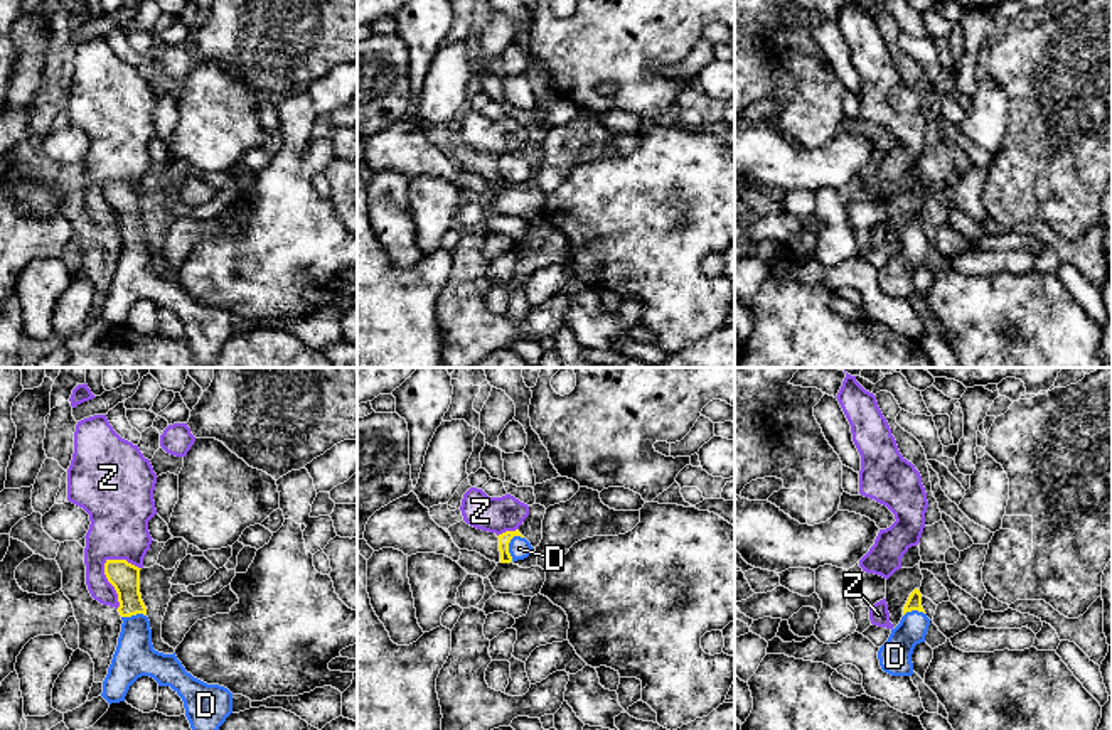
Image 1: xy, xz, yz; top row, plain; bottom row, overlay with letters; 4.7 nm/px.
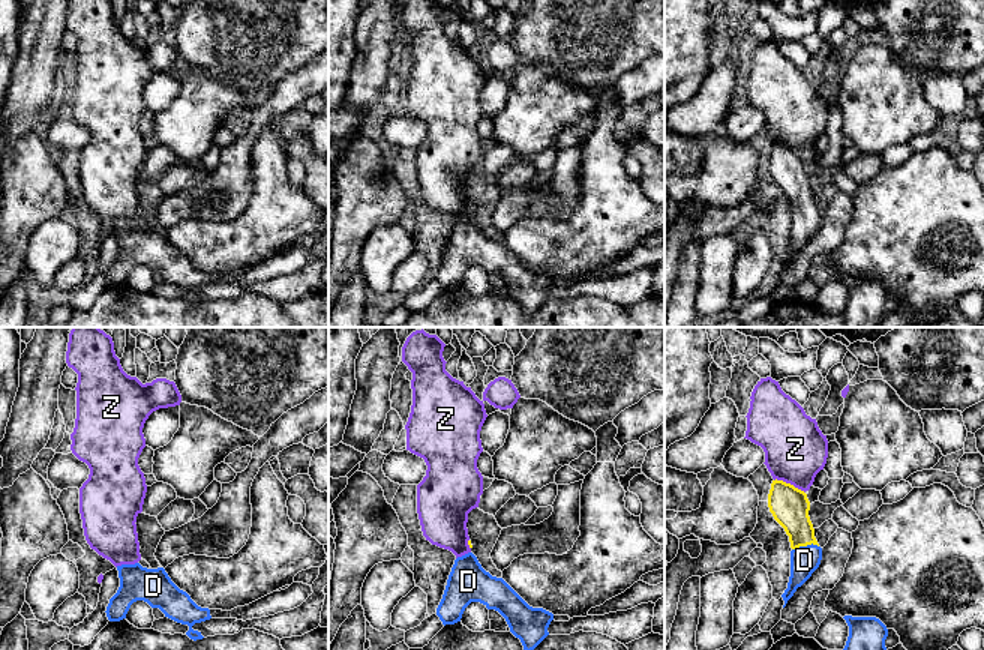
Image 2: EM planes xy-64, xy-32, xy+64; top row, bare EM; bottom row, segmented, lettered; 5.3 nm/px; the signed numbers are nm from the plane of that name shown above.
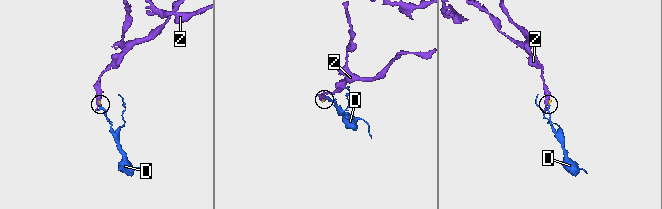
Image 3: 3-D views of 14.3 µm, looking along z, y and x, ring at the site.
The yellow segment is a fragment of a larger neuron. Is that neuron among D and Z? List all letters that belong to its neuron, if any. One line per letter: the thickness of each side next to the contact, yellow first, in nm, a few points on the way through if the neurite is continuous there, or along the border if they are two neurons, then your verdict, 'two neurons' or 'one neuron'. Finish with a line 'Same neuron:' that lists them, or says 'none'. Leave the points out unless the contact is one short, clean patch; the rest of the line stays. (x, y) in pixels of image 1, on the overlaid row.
D: 60 nm thick on the yellow side, 110 nm on the other; runs through xz (504, 538), (507, 547), (519, 548); one neuron
Z: 140 nm thick on the yellow side, 280 nm on the other; border along xy (106, 558), (105, 577), (117, 594), (118, 607); two neurons
Same neuron: D

